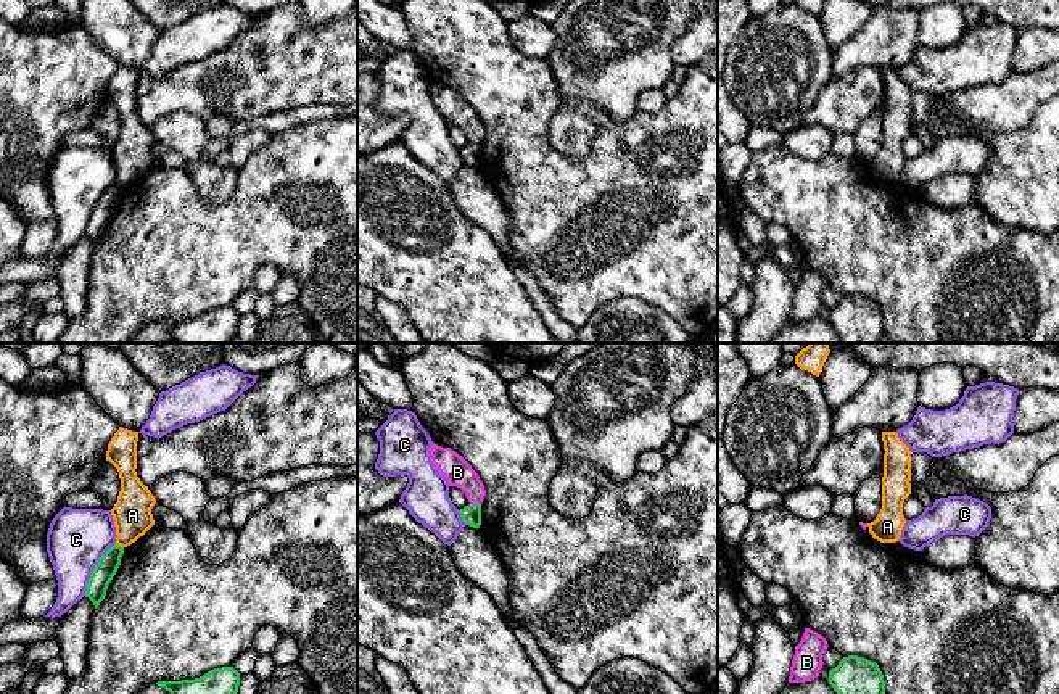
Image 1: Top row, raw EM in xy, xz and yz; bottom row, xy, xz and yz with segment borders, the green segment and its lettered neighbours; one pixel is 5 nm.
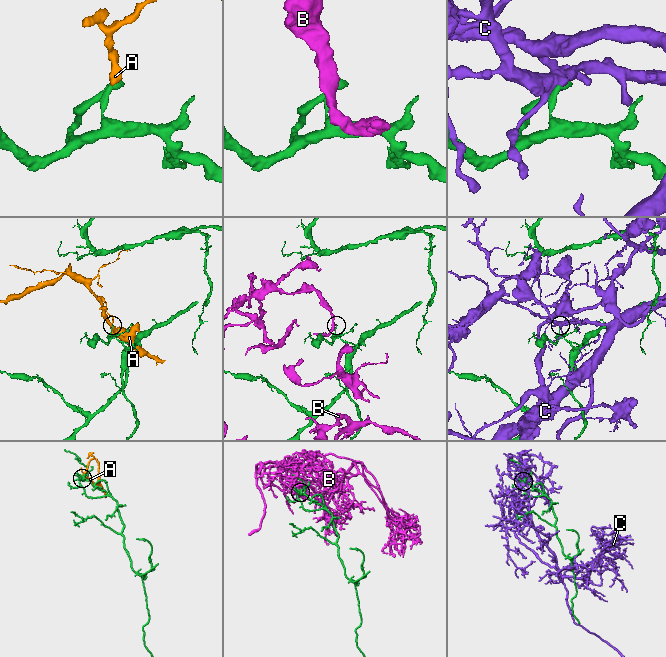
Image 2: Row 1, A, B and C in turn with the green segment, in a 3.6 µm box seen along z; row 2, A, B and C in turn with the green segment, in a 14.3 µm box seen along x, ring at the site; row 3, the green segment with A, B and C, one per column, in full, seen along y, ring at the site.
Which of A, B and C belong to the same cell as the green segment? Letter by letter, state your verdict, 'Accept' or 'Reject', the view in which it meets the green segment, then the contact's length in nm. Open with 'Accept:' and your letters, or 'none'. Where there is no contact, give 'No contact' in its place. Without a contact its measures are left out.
Accept: none
A: Reject. Touches green in xy. Shared border 50 nm
B: Reject. Touches green in xz. Shared border 60 nm
C: Reject. Touches green in xy. Shared border 300 nm

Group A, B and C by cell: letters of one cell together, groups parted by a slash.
A / B / C

